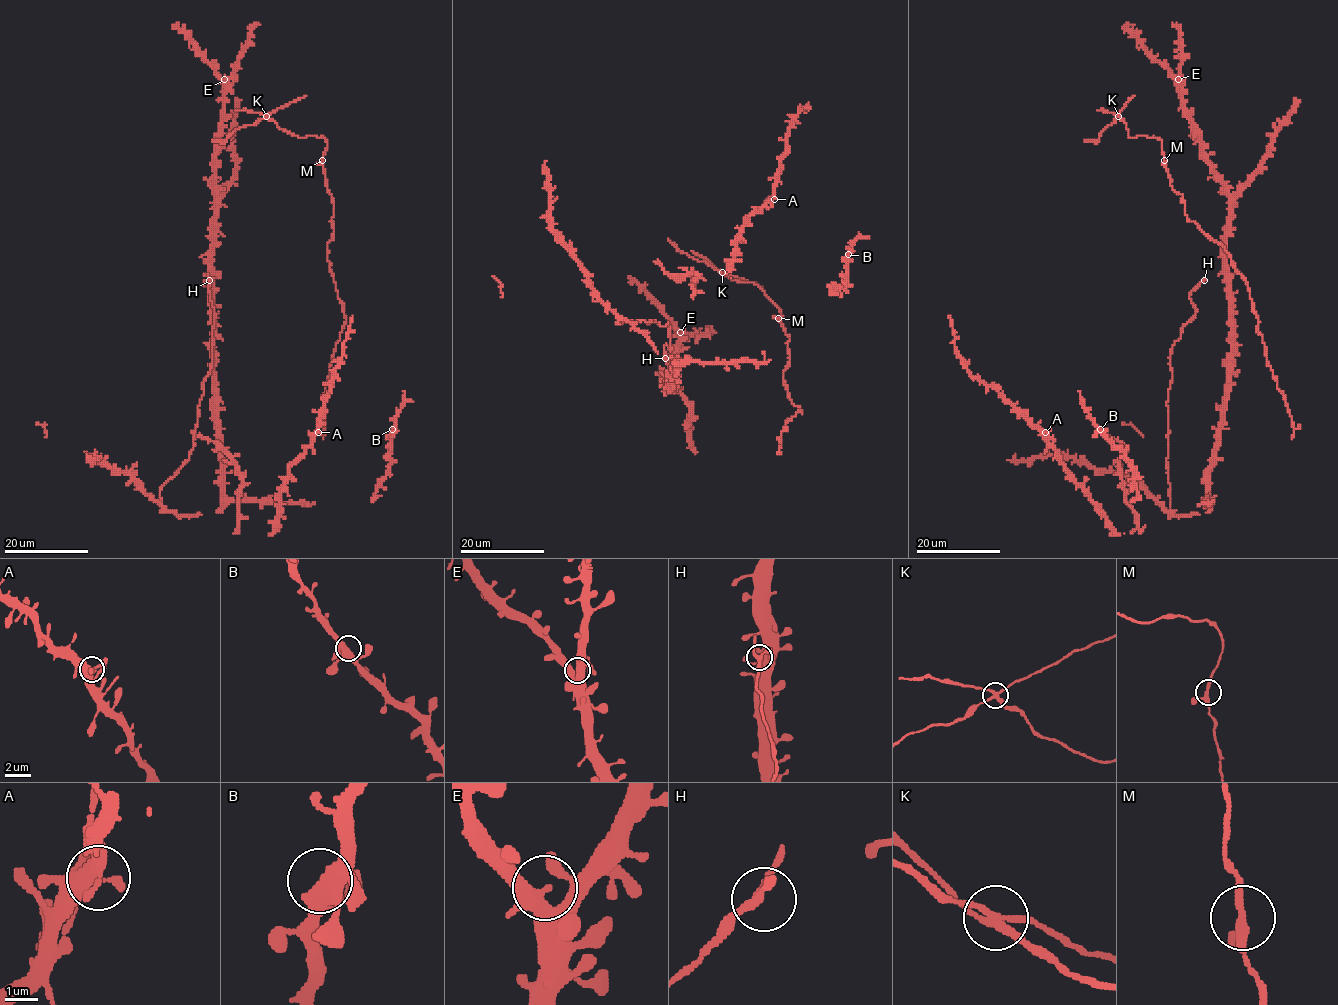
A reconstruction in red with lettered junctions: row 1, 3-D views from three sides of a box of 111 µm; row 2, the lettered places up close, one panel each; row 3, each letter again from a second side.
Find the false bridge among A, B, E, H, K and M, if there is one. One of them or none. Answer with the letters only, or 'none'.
K

